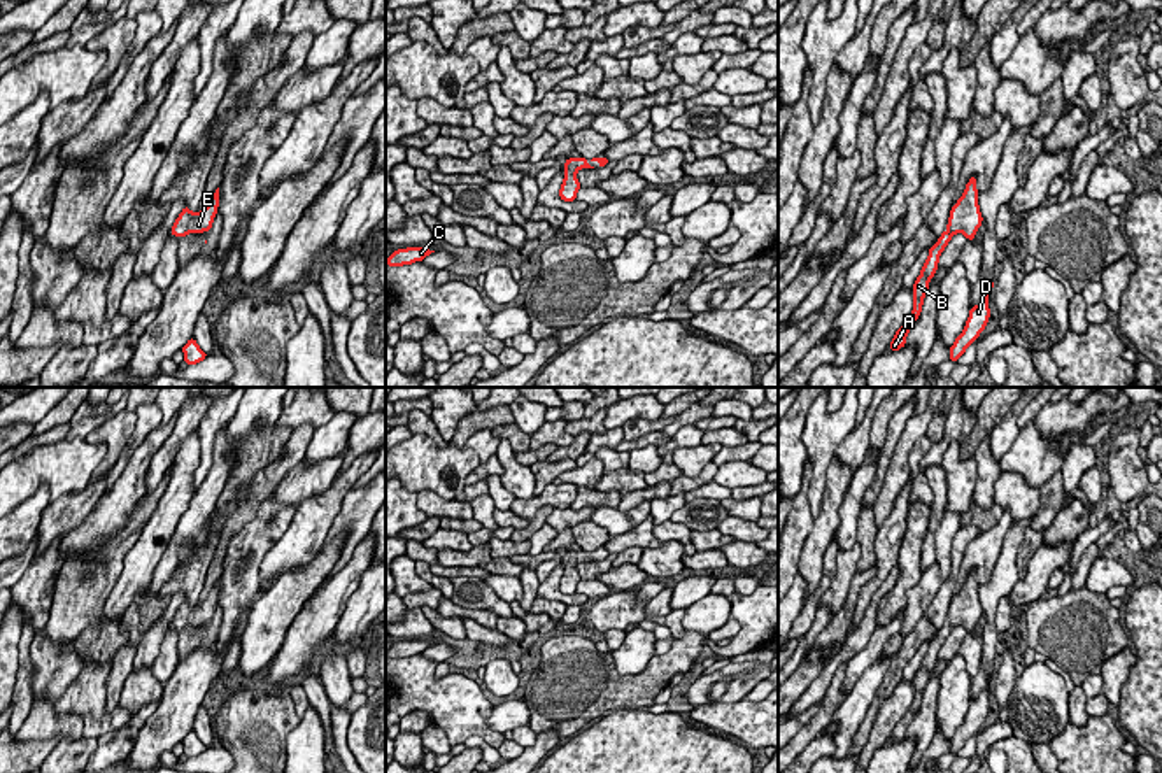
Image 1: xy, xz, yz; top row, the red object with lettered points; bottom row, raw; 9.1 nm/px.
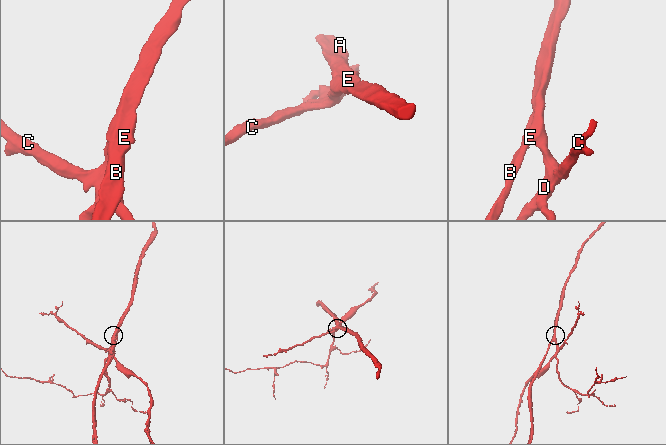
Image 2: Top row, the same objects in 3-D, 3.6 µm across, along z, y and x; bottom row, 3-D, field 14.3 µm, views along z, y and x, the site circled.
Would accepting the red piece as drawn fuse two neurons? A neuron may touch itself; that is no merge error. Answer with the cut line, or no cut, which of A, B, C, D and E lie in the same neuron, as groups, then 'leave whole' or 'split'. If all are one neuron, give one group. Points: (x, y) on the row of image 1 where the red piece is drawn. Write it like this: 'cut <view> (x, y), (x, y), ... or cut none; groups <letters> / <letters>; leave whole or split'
cut none; groups A B C D E; leave whole

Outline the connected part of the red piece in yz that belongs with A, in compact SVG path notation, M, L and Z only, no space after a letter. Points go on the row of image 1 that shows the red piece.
M973 175L969 182L966 184L962 196L957 200L957 203L950 210L950 217L946 224L948 230L943 231L938 242L929 249L929 256L920 270L920 275L917 277L913 284L913 310L910 317L904 321L904 324L896 331L889 345L890 351L899 351L901 347L906 345L906 337L922 312L929 282L938 270L939 256L948 245L948 242L952 240L952 237L955 233L962 233L967 240L974 240L974 235L983 221L980 205L978 205L978 193L980 191L976 189L976 177Z

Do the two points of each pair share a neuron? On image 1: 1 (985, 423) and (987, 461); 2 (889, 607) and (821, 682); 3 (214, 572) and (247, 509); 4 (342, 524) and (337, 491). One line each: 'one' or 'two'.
1: two
2: two
3: one
4: two

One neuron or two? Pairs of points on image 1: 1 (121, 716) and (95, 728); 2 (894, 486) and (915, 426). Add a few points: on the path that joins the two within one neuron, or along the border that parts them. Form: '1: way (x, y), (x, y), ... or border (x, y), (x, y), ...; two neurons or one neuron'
1: way (114, 719), (102, 726); one neuron
2: way (898, 472), (906, 440); one neuron

